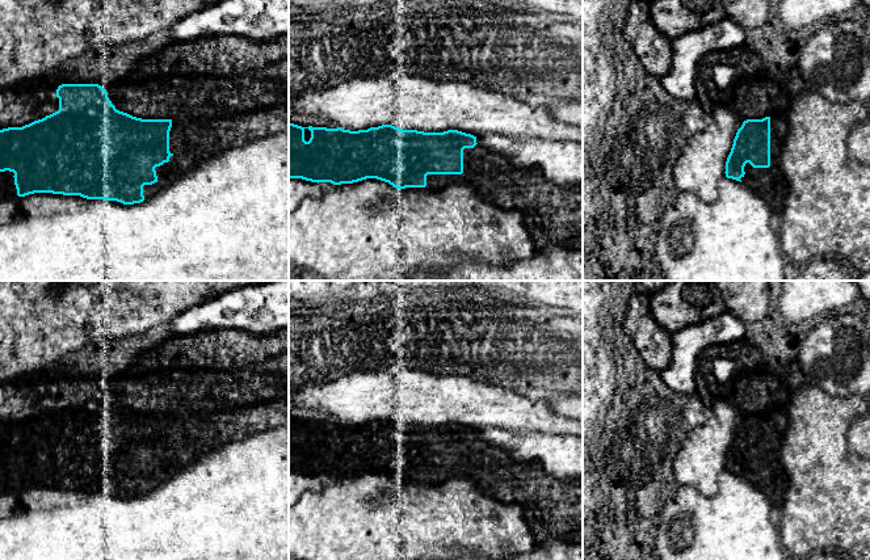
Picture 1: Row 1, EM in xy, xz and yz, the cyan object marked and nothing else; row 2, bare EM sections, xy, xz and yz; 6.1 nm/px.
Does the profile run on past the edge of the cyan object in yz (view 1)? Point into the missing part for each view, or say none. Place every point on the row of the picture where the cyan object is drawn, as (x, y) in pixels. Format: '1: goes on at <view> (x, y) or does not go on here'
1: does not go on here

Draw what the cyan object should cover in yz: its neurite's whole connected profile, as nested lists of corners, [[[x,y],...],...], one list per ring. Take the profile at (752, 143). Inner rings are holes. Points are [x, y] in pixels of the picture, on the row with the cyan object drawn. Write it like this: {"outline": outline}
{"outline": [[[770,117],[743,122],[726,161],[726,177],[741,182],[747,163],[753,168],[770,167]]]}

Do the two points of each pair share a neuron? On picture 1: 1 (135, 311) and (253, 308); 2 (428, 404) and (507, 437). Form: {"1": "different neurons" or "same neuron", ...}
{"1": "different neurons", "2": "different neurons"}

